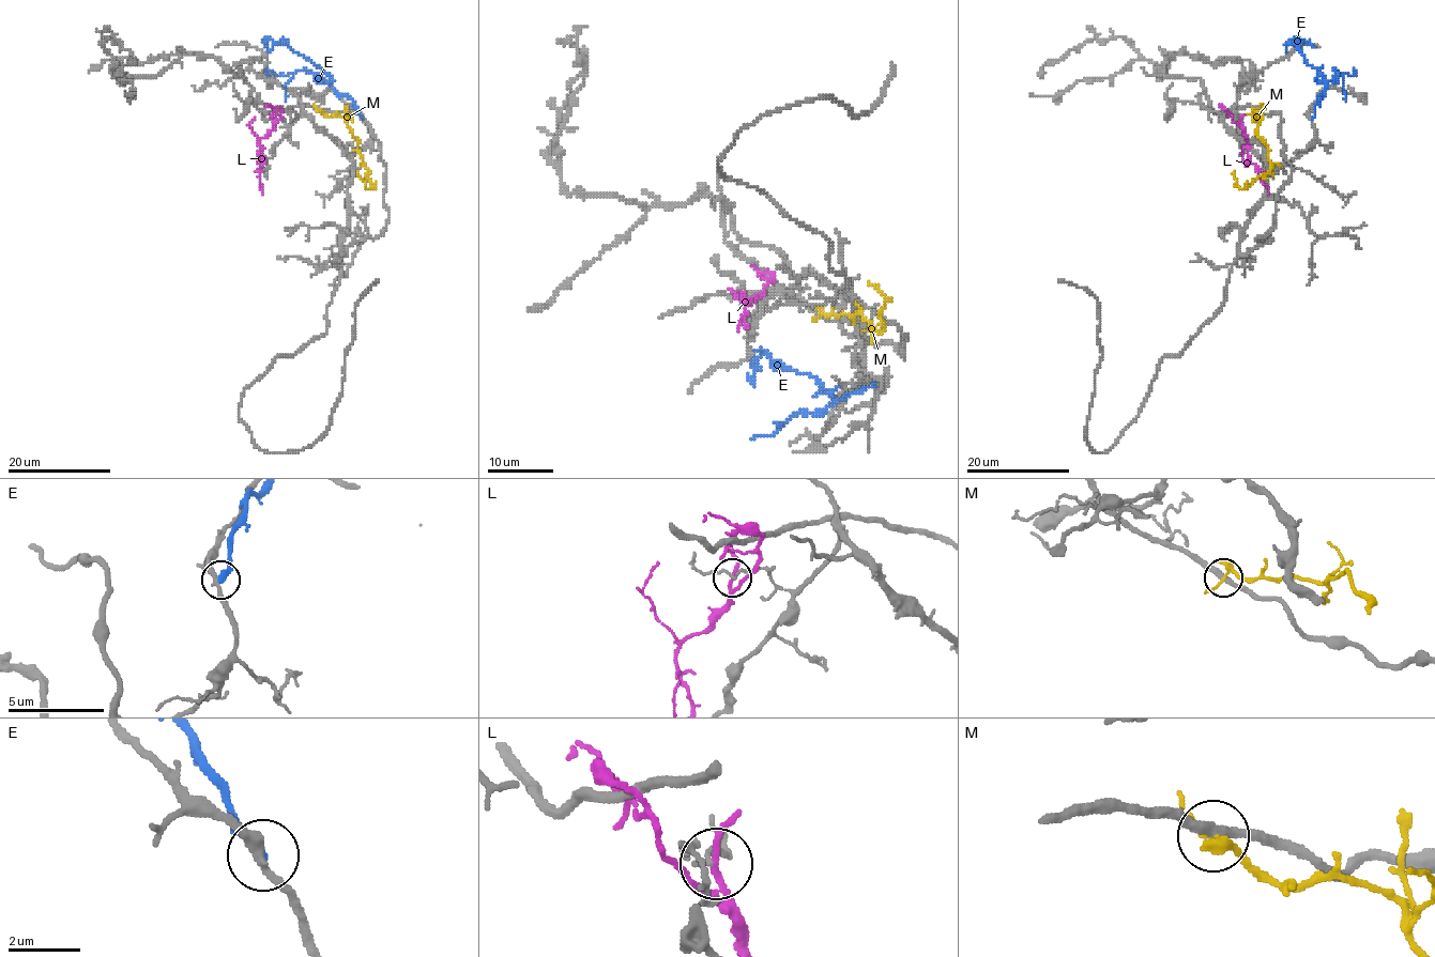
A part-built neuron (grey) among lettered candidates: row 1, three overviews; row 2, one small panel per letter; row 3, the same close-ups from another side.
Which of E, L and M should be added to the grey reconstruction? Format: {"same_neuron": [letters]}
{"same_neuron": []}

